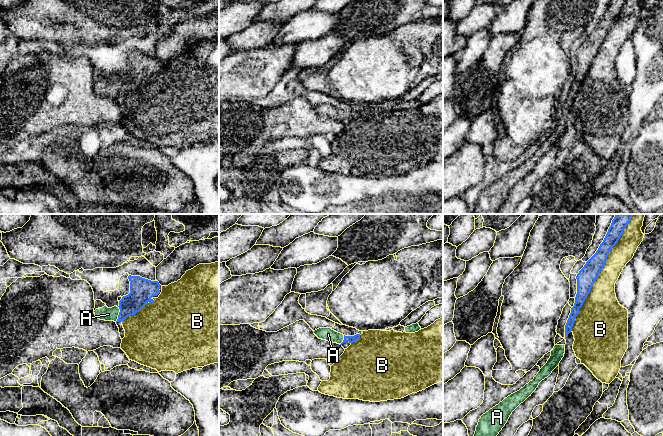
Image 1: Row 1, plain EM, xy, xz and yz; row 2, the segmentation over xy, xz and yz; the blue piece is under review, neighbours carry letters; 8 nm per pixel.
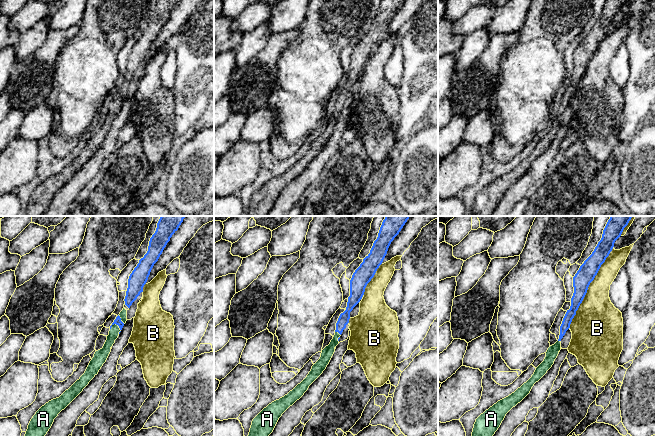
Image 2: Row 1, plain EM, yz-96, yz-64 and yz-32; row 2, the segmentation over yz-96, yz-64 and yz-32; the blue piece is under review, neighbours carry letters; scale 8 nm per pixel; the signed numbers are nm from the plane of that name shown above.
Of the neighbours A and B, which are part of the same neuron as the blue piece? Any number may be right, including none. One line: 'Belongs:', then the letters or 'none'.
Belongs: A

